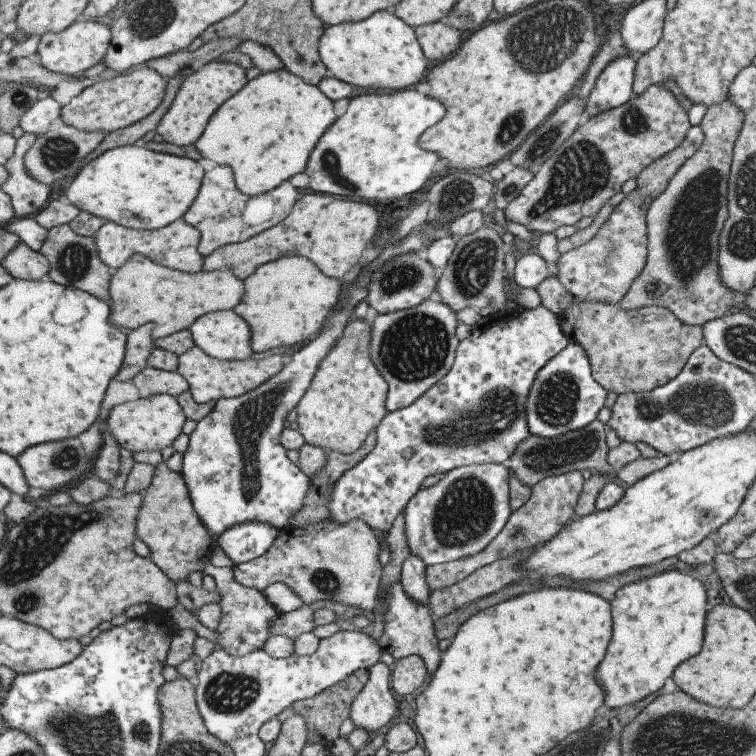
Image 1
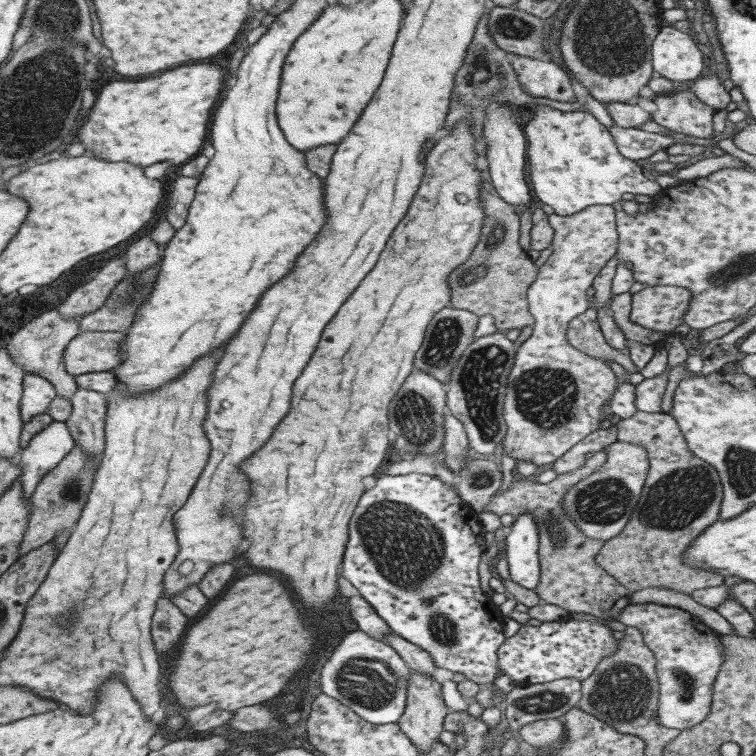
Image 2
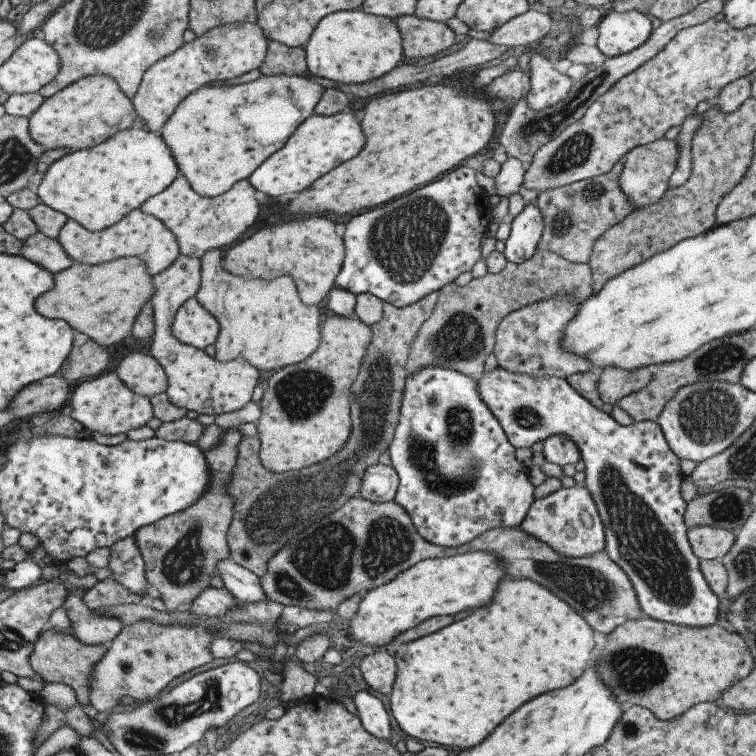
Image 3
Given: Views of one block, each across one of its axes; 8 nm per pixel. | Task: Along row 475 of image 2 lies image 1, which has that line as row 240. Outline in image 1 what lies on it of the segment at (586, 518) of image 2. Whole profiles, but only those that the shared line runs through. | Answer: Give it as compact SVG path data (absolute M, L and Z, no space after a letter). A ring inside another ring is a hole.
M698 125L689 126L685 138L681 140L681 144L677 144L677 148L673 148L637 174L635 189L623 196L623 200L613 208L591 240L559 255L555 278L572 298L583 302L618 304L645 264L645 222L649 204L665 190L669 179L685 160L697 152L702 142L703 133Z

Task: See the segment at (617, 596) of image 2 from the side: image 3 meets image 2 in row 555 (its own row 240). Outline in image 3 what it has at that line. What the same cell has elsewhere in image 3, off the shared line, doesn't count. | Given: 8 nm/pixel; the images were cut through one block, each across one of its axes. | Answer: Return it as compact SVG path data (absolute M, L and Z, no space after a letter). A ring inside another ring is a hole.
M619 160L606 174L539 193L533 203L543 218L543 231L536 248L553 252L569 263L587 263L595 240L635 210L619 188L622 162Z

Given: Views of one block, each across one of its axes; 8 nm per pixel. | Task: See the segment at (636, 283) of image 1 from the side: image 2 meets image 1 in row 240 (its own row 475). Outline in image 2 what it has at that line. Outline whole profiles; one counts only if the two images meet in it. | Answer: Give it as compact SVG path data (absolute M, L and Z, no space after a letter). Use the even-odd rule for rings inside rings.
M635 411L629 418L619 419L616 423L617 428L617 440L621 442L630 442L631 444L638 444L645 449L648 458L648 471L646 479L641 489L638 504L635 505L633 512L630 514L629 520L625 523L625 526L620 530L620 533L613 535L609 540L604 541L601 545L601 550L595 555L595 565L601 567L605 573L609 574L609 577L613 577L619 585L625 587L627 591L634 593L635 591L643 590L644 588L664 588L665 590L672 590L680 592L681 594L689 595L693 590L700 590L701 588L709 588L711 586L721 586L724 584L724 578L721 575L717 575L717 572L707 572L701 569L691 569L683 563L683 554L685 550L691 544L691 541L700 534L700 532L706 527L715 522L718 519L720 513L720 504L722 501L722 484L720 483L717 471L704 460L697 458L688 448L684 441L681 431L678 429L677 423L669 413L654 412L646 413L643 411Z

